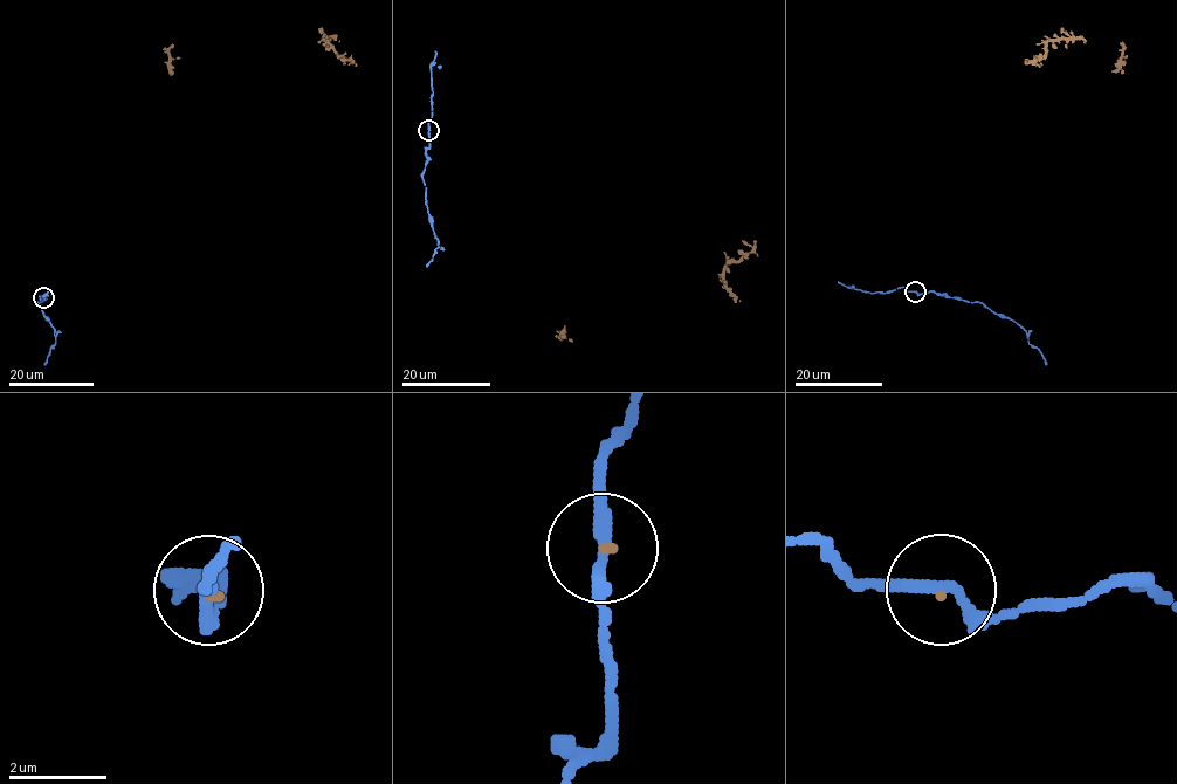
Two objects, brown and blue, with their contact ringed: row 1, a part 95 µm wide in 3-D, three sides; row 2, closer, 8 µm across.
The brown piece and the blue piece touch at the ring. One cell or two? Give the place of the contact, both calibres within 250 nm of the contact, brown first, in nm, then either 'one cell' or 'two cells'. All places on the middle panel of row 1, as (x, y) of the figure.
place (428, 130); calibres 90 and 280 nm; one cell

